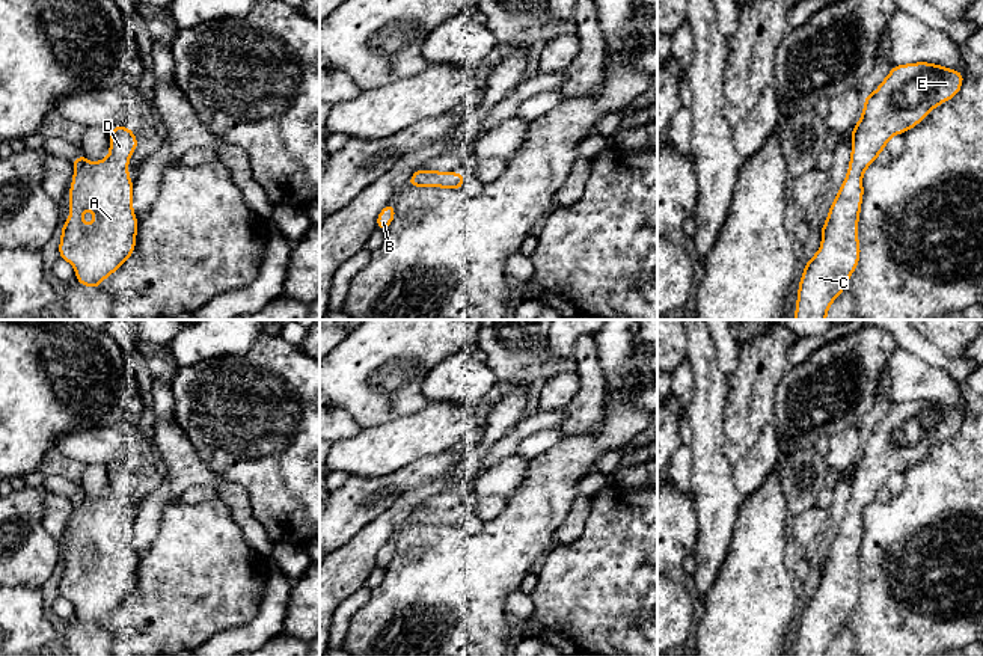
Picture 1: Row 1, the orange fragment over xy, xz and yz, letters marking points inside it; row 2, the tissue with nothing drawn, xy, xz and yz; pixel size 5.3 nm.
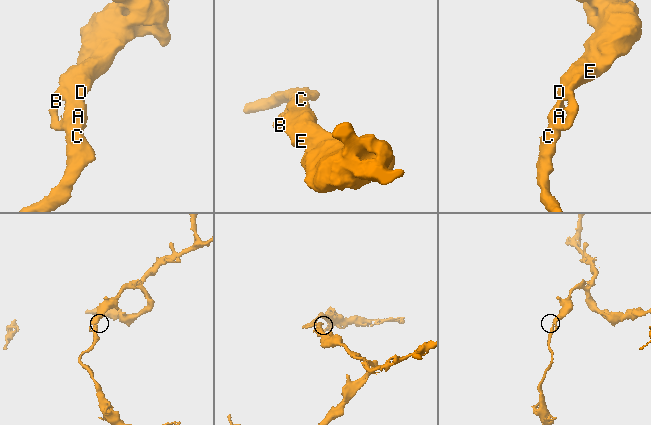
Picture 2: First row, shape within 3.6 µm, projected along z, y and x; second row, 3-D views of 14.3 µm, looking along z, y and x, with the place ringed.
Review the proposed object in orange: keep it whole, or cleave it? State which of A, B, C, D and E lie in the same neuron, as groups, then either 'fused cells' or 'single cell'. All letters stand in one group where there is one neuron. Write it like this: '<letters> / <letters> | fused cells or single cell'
A B C D E | single cell

